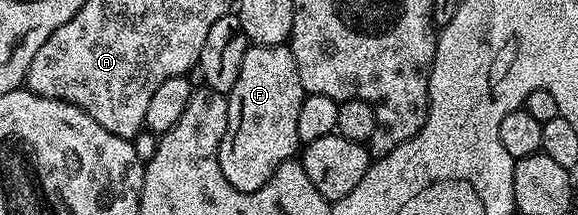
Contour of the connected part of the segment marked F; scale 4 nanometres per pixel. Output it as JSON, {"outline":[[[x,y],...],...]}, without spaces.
{"outline":[[[250,44],[247,55],[243,55],[243,67],[239,67],[239,79],[235,79],[235,87],[227,96],[227,127],[219,143],[219,167],[231,187],[254,193],[299,149],[299,107],[303,107],[307,94],[299,83],[288,44]]]}

